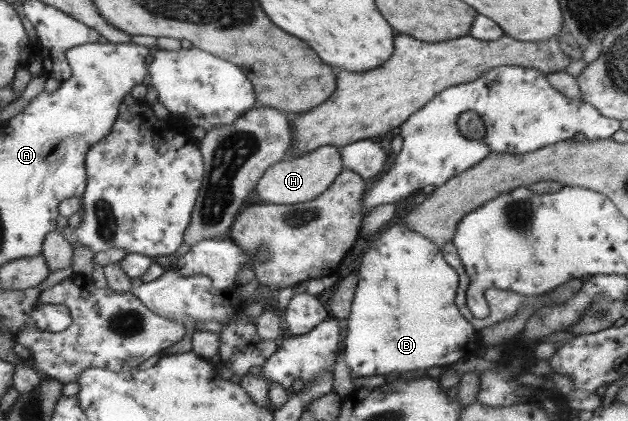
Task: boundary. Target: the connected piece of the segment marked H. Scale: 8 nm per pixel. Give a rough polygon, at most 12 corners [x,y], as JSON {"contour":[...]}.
{"contour":[[337,146],[271,165],[257,181],[266,204],[304,203],[343,168]]}

